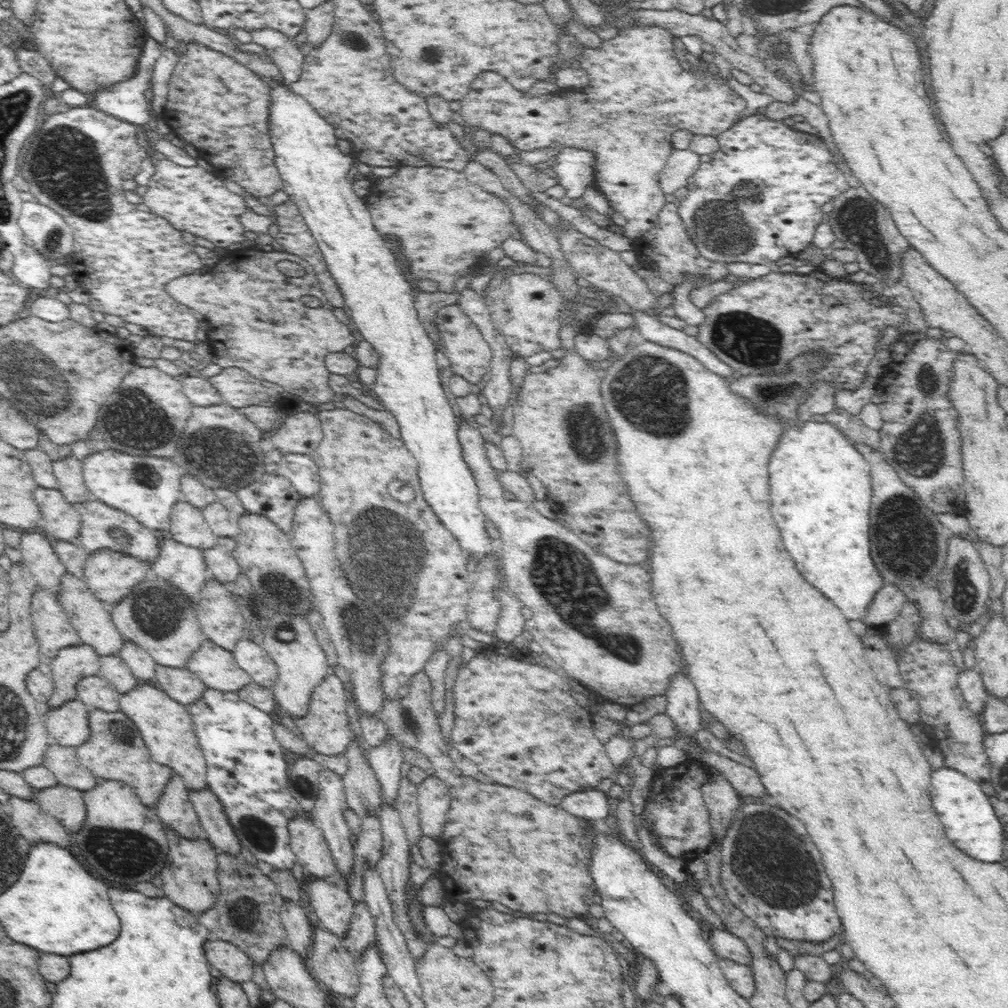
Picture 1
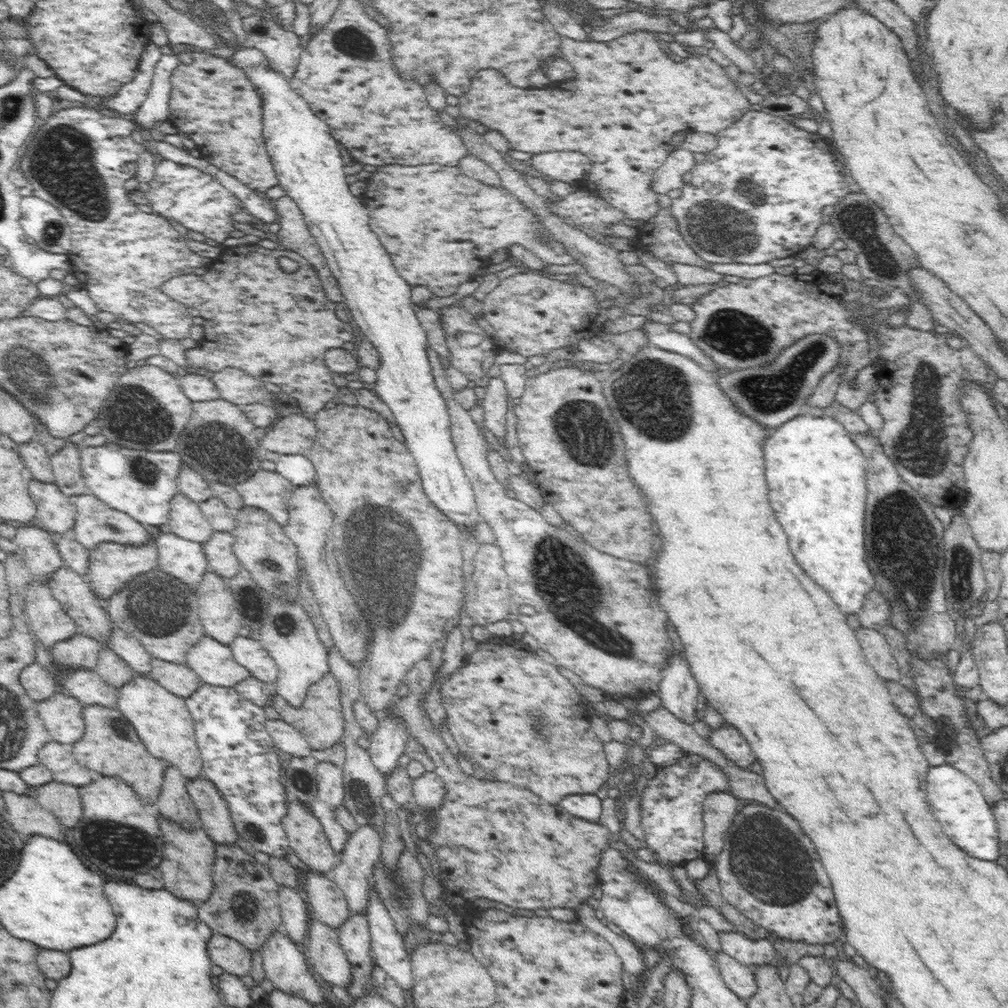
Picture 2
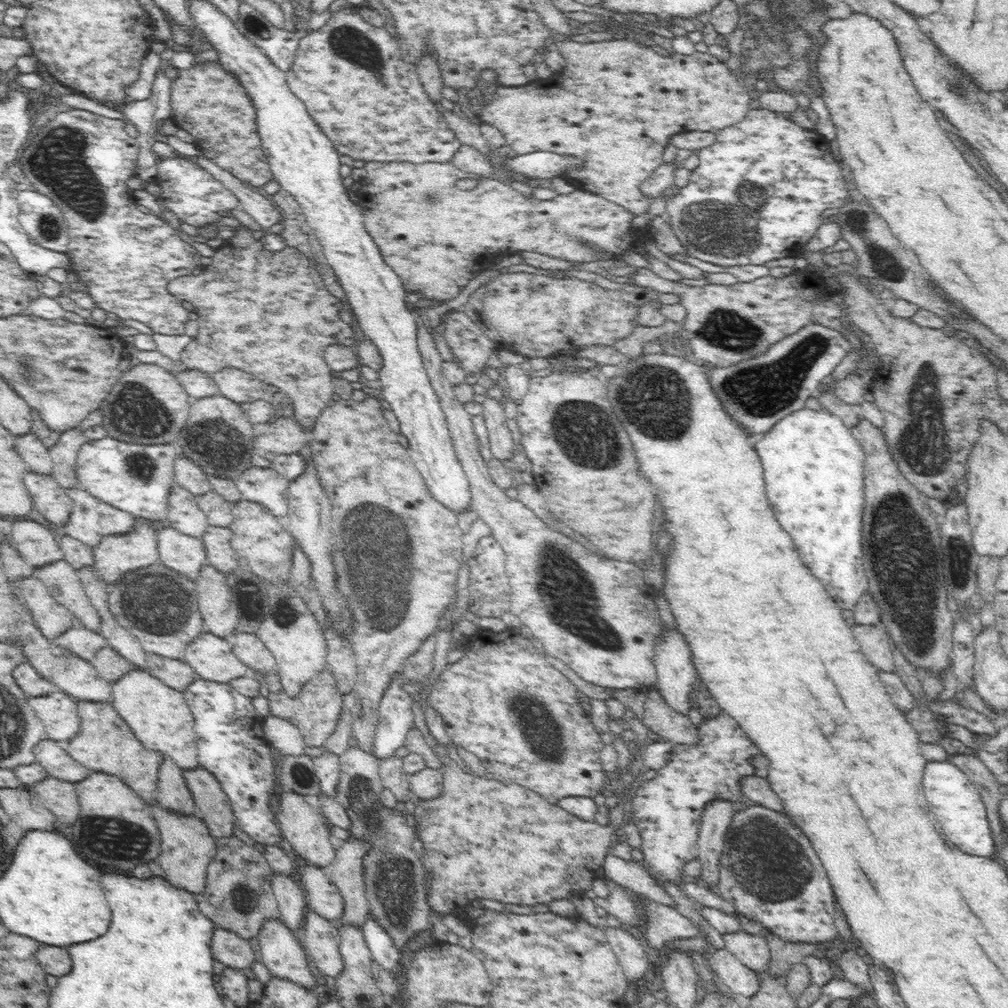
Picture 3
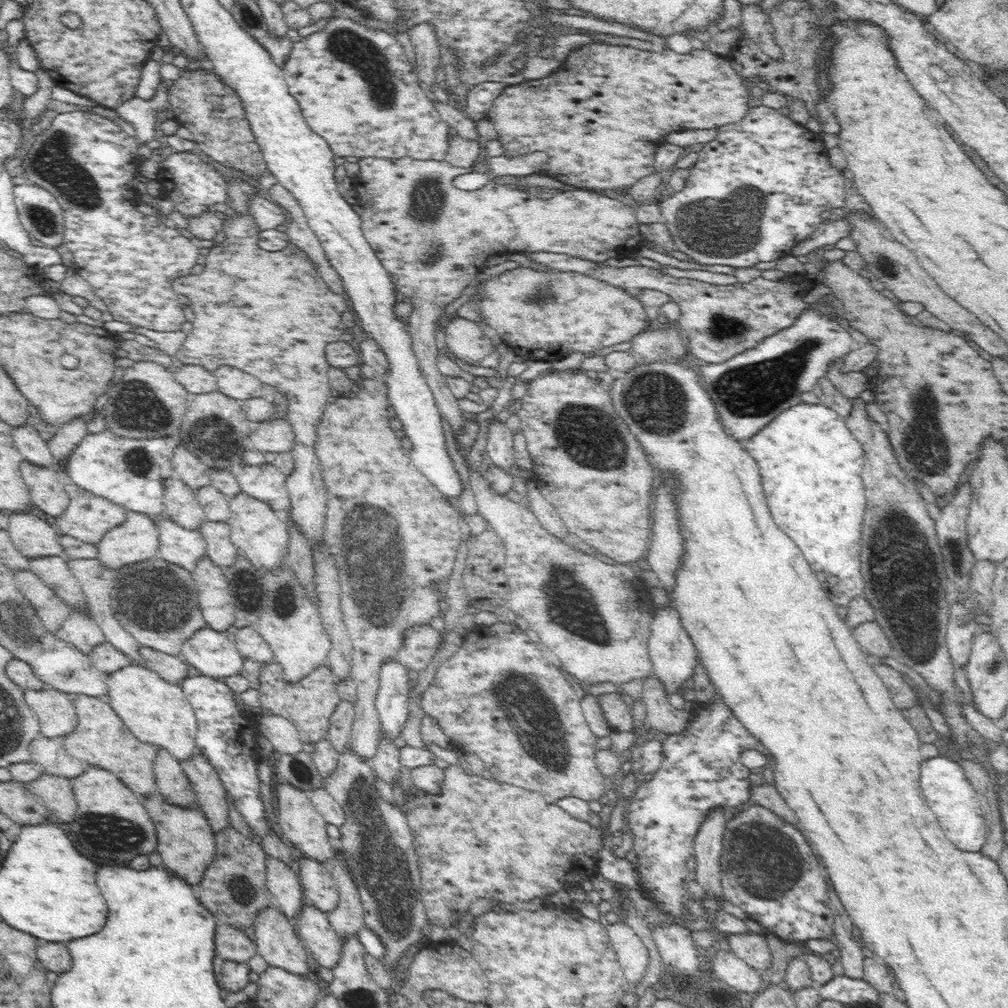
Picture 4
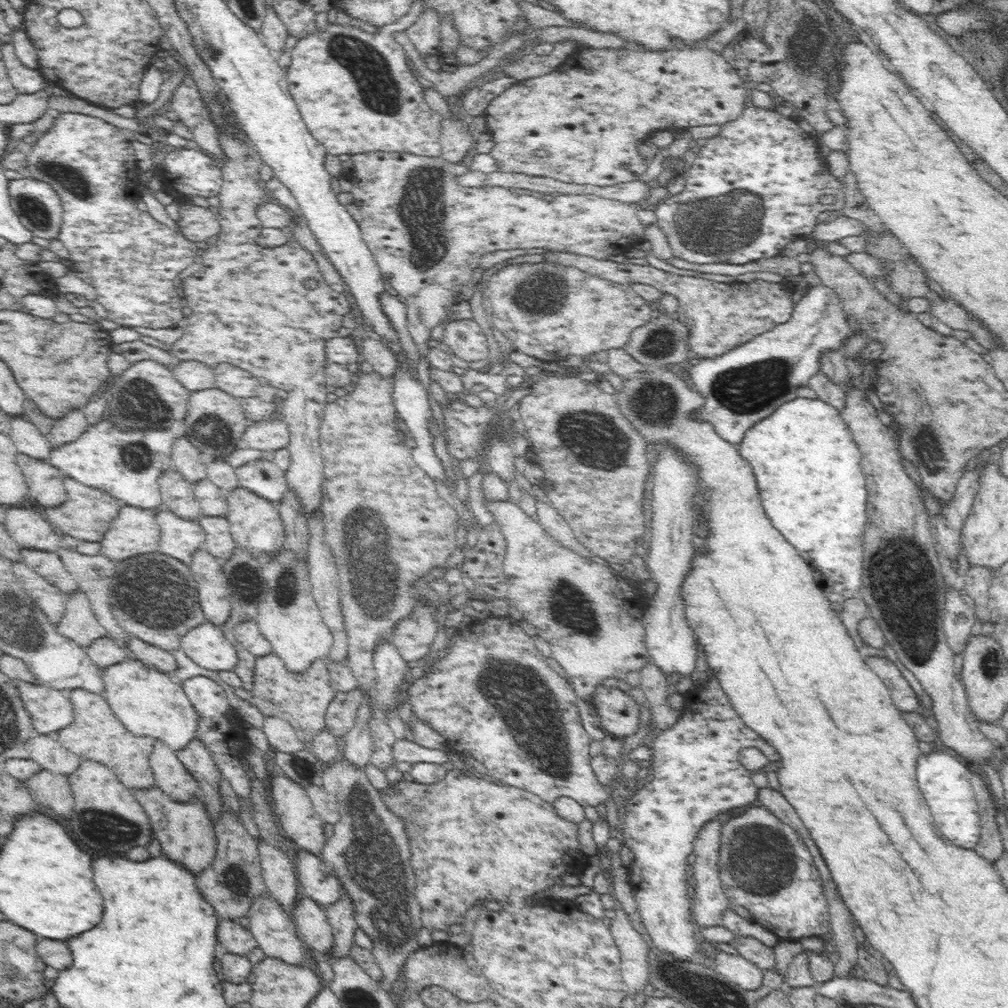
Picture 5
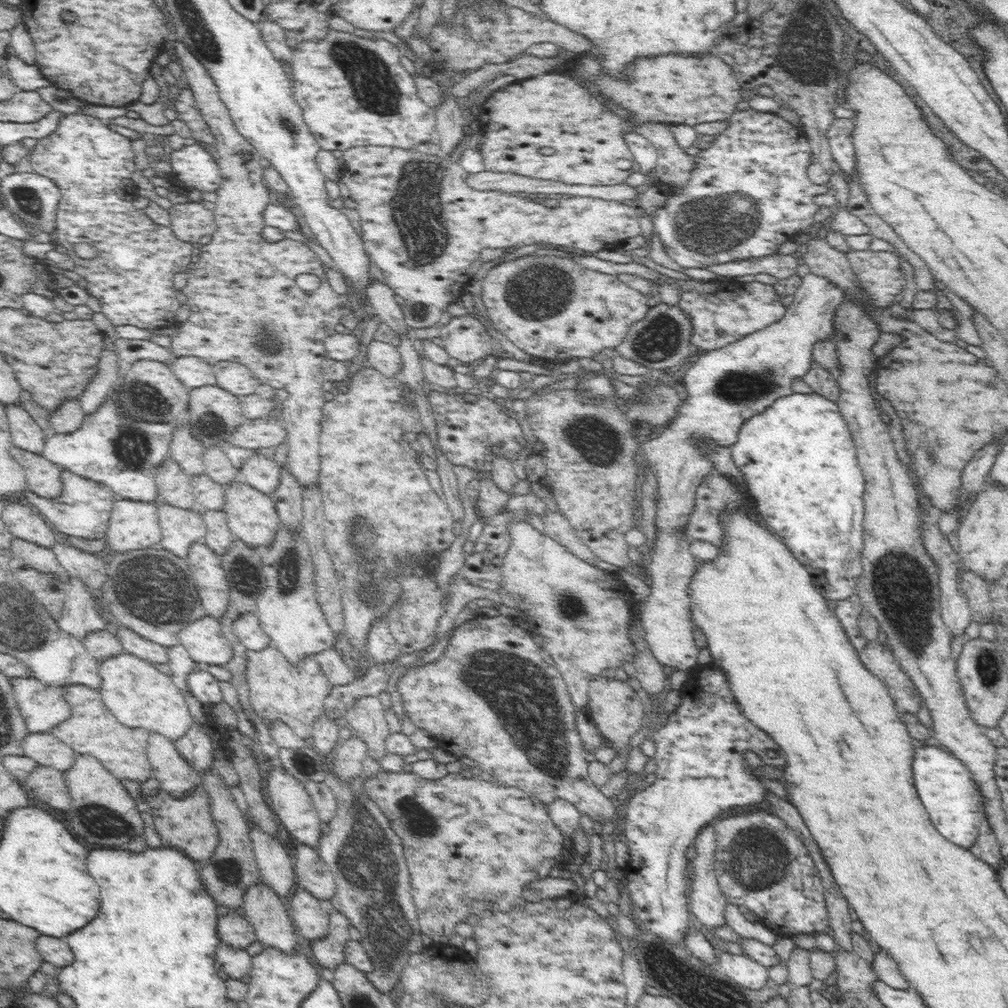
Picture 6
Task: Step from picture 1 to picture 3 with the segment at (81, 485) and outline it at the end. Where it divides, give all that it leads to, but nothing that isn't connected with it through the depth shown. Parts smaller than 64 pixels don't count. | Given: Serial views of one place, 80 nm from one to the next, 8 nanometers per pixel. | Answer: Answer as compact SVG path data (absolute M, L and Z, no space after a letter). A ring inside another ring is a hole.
M72 428L58 435L58 442L49 448L53 461L53 478L58 481L60 488L66 490L79 488L76 477L76 460L78 451L85 445L87 439L80 428Z

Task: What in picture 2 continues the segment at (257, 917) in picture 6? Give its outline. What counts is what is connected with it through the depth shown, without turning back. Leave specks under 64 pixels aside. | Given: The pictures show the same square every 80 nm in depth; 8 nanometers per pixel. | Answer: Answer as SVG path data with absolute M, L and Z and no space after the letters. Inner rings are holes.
M272 932L262 946L261 955L265 976L273 983L275 989L302 997L312 1006L318 1006L323 1002L322 990L308 969L305 955L287 934Z

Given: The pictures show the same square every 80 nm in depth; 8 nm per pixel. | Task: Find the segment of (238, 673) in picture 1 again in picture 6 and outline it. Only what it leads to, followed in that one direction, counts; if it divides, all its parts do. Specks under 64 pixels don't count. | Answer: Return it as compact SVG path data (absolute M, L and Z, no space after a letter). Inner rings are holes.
M212 615L188 622L179 632L179 642L198 664L222 666L232 658L230 634Z

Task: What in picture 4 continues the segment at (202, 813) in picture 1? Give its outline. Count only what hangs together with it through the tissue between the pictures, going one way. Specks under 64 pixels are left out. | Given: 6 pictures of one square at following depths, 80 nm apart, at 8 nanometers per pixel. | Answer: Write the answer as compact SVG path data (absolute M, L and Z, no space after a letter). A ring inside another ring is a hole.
M196 750L190 758L183 760L181 767L196 793L194 806L203 810L208 826L213 832L230 826L226 790L212 763Z

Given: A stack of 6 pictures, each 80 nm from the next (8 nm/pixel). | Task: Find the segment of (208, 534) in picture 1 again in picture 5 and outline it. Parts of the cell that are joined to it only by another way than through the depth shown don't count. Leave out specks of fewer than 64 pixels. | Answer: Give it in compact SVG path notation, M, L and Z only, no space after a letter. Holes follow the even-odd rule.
M174 468L163 472L159 478L162 508L166 508L184 519L200 520L203 509L196 498L193 483Z

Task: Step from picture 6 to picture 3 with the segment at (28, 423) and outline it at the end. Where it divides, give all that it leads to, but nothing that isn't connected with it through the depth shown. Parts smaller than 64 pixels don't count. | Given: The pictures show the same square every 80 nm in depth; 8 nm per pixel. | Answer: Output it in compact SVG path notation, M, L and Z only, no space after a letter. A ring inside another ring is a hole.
M36 434L16 436L16 450L22 457L24 467L30 472L43 476L53 474L53 461L49 450Z

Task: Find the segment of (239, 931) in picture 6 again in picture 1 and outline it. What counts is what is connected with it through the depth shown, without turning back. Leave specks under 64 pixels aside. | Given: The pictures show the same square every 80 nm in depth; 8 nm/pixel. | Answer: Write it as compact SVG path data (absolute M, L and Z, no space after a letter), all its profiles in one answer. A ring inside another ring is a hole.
M210 937L204 944L204 951L210 968L216 968L222 975L240 984L251 980L254 963L234 944Z

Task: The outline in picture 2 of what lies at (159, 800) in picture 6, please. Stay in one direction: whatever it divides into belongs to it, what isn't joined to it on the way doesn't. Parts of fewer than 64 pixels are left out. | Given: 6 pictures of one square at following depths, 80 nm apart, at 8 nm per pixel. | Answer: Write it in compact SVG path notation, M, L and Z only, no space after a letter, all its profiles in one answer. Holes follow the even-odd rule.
M158 815L159 829L162 831L164 843L164 858L159 864L163 874L164 889L187 902L197 904L206 902L216 891L211 868L215 861L215 842L202 826L194 829L182 829L178 823Z

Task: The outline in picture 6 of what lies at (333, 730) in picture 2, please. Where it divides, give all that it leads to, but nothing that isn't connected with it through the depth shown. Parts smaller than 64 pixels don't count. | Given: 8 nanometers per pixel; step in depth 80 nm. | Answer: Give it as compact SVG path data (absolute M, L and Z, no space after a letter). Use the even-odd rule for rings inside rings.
M273 647L261 651L246 651L246 680L248 697L255 713L265 724L270 721L284 721L300 738L312 740L313 722L325 710L325 699L330 692L330 682L322 672L314 656L306 656L297 665L292 665L284 654Z

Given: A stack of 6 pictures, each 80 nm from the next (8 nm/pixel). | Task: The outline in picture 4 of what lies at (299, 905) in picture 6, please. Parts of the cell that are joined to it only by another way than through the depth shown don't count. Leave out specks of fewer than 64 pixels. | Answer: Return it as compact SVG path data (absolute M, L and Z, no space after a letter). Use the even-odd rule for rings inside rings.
M306 902L293 924L308 954L320 967L333 970L340 960L343 940L330 925L326 913Z

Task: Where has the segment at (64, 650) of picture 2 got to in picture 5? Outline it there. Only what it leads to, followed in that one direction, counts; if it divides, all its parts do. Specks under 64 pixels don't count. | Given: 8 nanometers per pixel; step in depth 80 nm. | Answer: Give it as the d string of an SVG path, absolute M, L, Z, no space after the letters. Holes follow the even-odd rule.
M80 588L67 595L65 613L56 624L57 632L86 648L96 638L106 637L107 630L91 610L91 604Z

